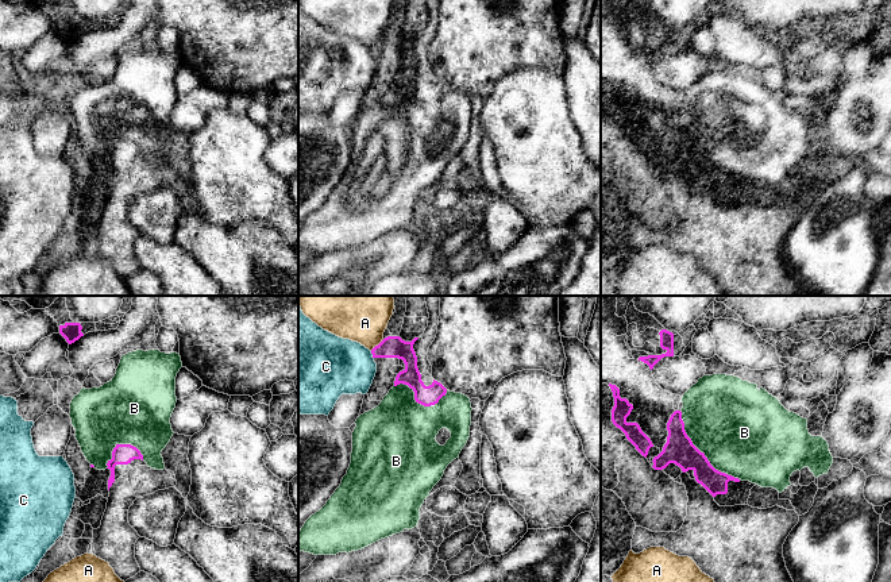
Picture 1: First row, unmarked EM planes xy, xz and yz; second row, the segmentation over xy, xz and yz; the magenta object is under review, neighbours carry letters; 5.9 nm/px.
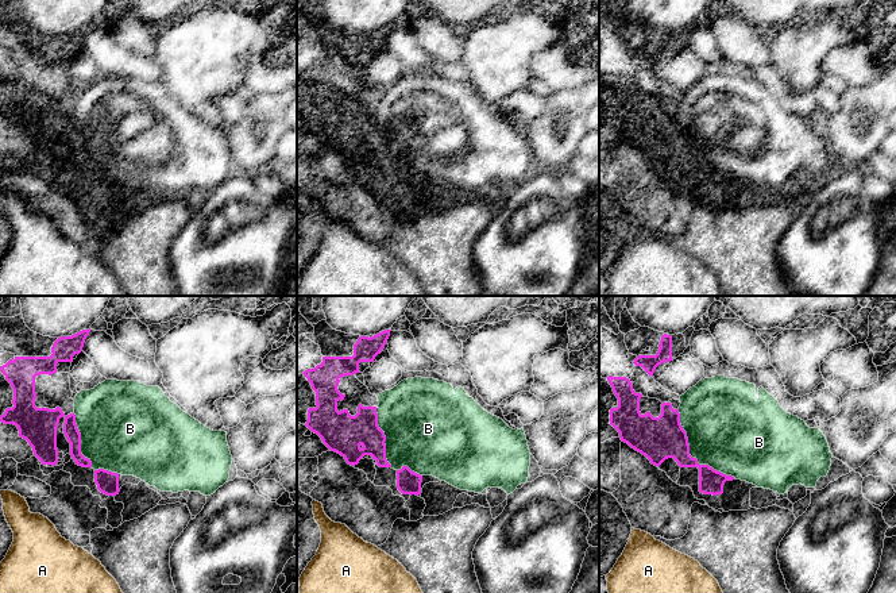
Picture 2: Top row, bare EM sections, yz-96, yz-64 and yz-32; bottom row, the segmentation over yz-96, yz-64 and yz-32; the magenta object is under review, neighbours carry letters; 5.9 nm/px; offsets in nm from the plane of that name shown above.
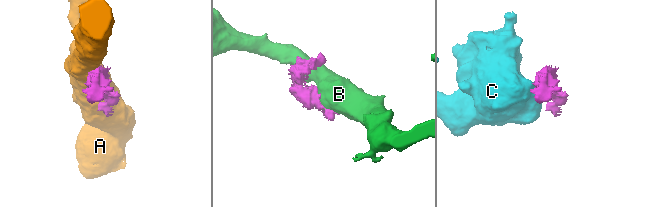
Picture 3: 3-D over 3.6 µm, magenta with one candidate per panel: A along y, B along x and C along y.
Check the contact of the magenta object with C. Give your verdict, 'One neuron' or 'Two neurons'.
Two neurons

